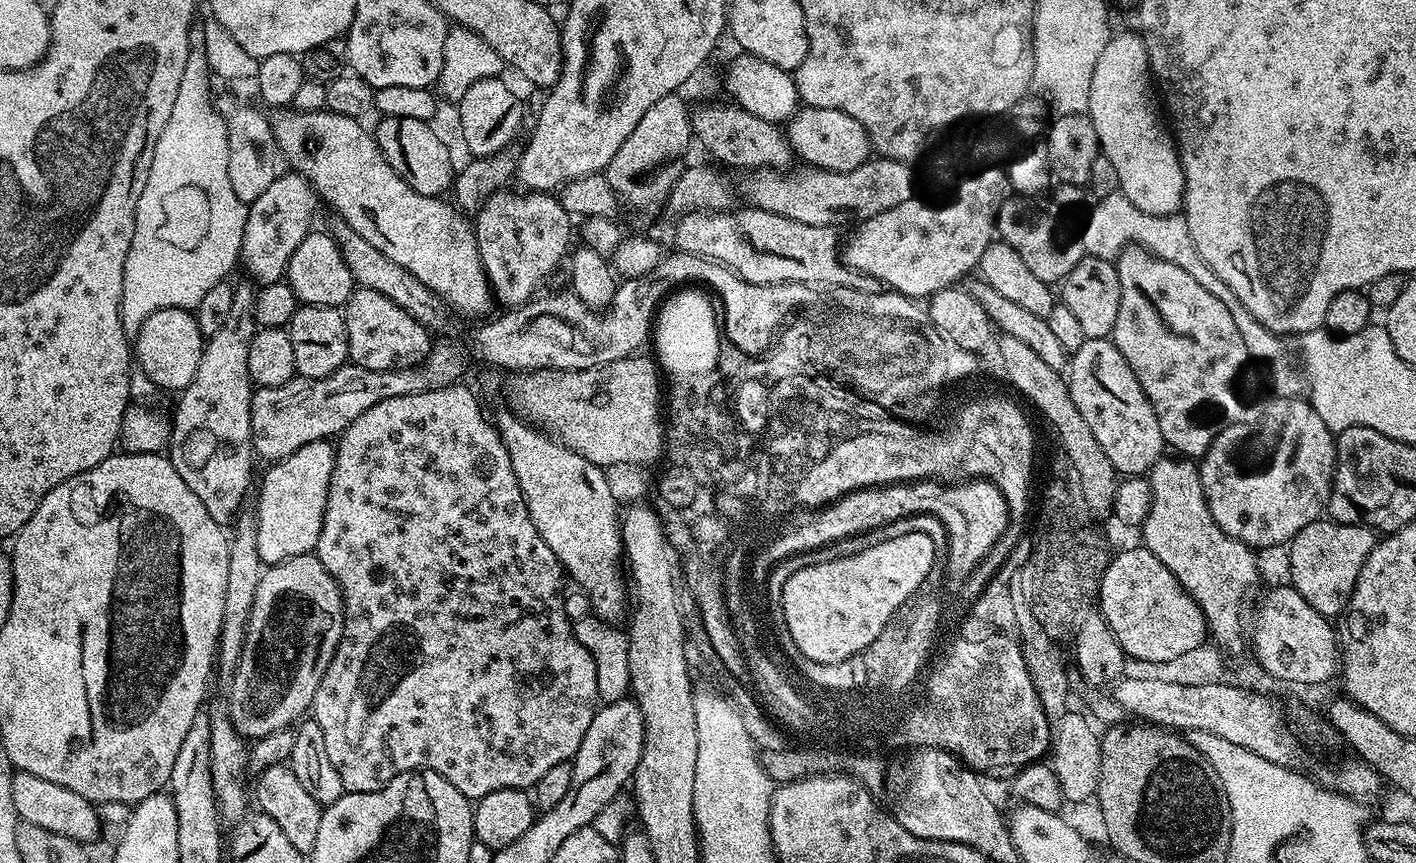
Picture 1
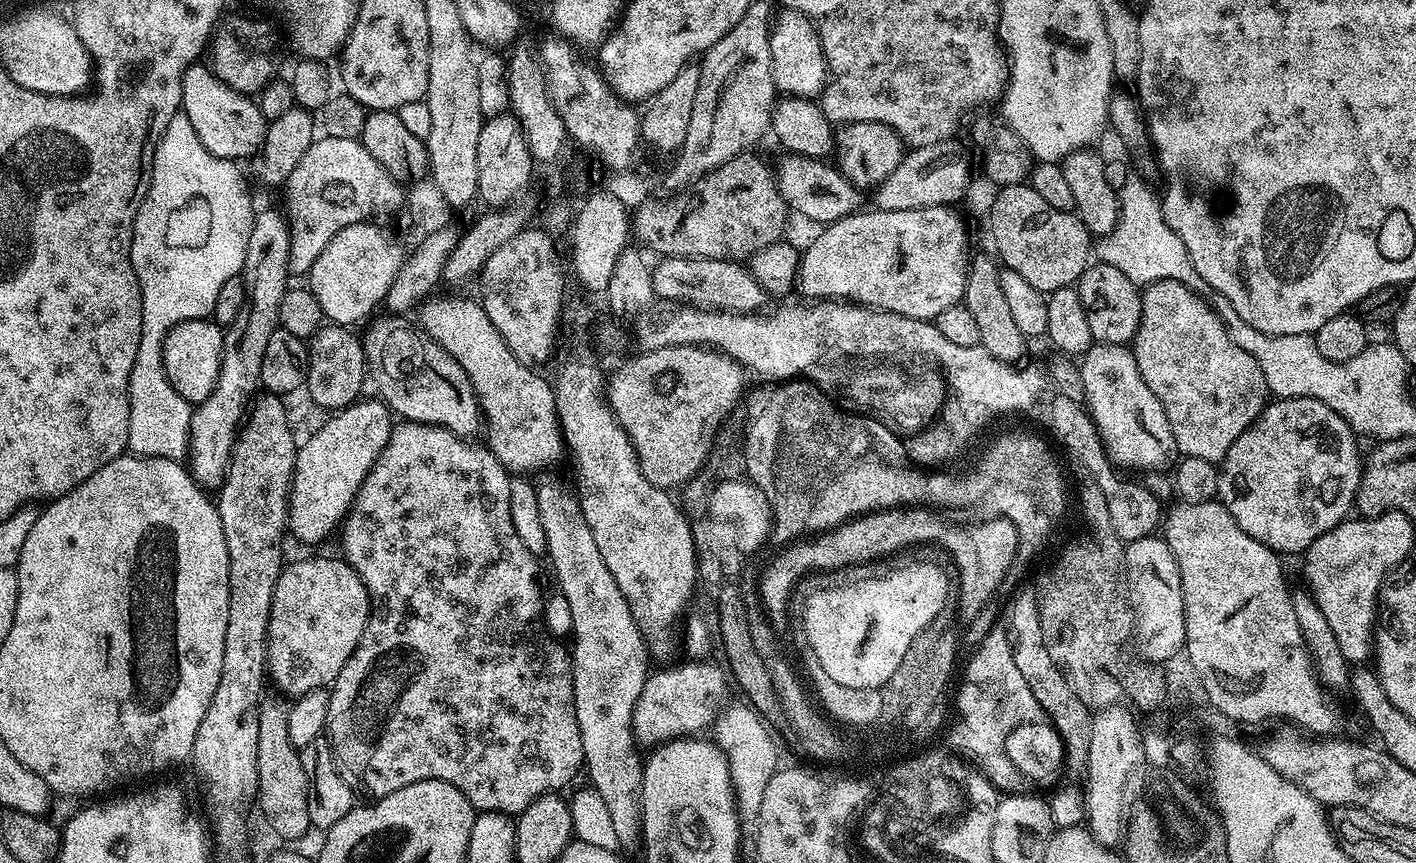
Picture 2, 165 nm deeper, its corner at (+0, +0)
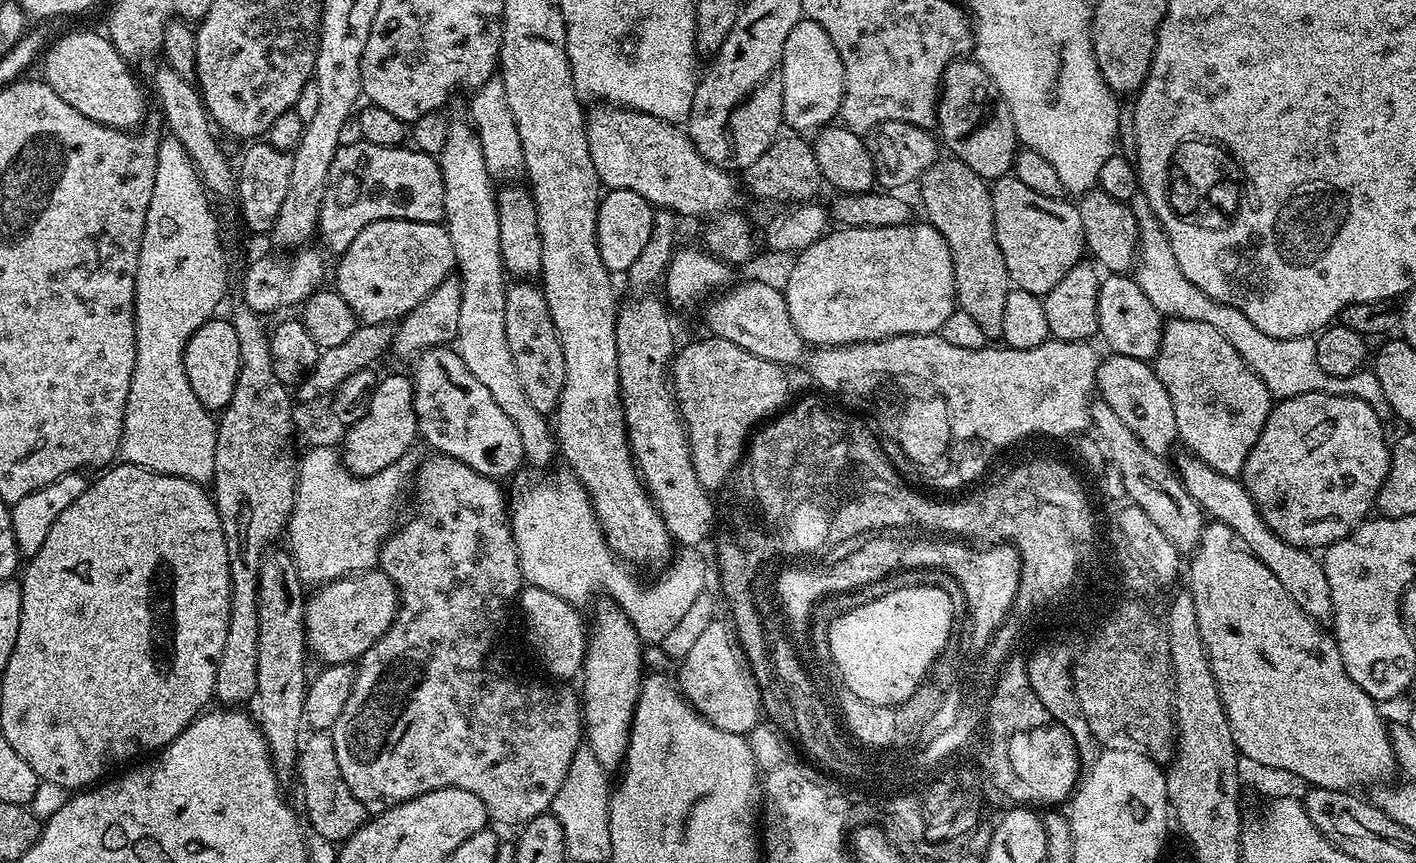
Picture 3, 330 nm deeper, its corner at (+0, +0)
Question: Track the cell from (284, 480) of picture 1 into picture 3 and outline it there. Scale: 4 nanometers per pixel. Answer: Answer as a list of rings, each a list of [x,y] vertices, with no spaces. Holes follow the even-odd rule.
[[[407,375],[388,376],[377,383],[367,397],[368,409],[364,417],[344,436],[342,459],[345,468],[354,476],[372,476],[384,468],[391,468],[418,440],[416,411],[412,401],[412,382]]]

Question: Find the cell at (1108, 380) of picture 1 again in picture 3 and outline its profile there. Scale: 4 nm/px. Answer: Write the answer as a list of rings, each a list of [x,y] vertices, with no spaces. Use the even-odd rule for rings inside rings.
[[[1105,355],[1096,371],[1096,392],[1099,399],[1106,401],[1110,410],[1138,434],[1138,442],[1146,446],[1156,456],[1167,457],[1172,443],[1177,443],[1176,423],[1174,422],[1174,406],[1170,402],[1170,394],[1166,394],[1166,386],[1156,377],[1156,369],[1149,361],[1118,356]]]

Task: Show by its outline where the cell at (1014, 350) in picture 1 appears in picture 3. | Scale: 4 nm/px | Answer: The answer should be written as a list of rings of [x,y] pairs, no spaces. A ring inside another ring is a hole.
[[[955,158],[937,159],[918,181],[927,223],[933,224],[950,246],[956,302],[959,311],[970,314],[986,338],[1002,337],[1002,314],[1006,314],[1006,294],[1010,281],[1002,250],[994,230],[994,206],[989,181]]]

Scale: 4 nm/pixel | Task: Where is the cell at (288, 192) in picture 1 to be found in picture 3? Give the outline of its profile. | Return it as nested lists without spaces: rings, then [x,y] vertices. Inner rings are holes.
[[[363,138],[356,144],[341,144],[330,162],[330,174],[326,182],[324,197],[320,203],[318,236],[328,248],[343,250],[354,242],[354,238],[368,224],[379,220],[422,220],[436,222],[444,210],[443,176],[440,161],[427,156],[412,146],[374,146]]]

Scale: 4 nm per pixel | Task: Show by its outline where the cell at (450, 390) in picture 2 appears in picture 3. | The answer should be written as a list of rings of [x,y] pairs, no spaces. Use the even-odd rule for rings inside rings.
[[[448,346],[428,348],[415,357],[416,369],[410,372],[412,382],[412,401],[416,411],[416,426],[422,440],[437,453],[453,456],[466,466],[478,470],[478,474],[501,478],[508,476],[519,464],[525,463],[522,450],[522,438],[518,434],[518,426],[510,422],[510,418],[502,411],[502,406],[494,402],[490,391],[474,378],[474,374],[467,369],[458,351]]]

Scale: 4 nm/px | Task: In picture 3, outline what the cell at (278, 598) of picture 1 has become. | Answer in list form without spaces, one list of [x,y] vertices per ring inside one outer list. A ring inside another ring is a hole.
[[[369,570],[319,585],[304,606],[306,644],[321,665],[359,661],[386,634],[398,607],[398,593],[386,573]]]

